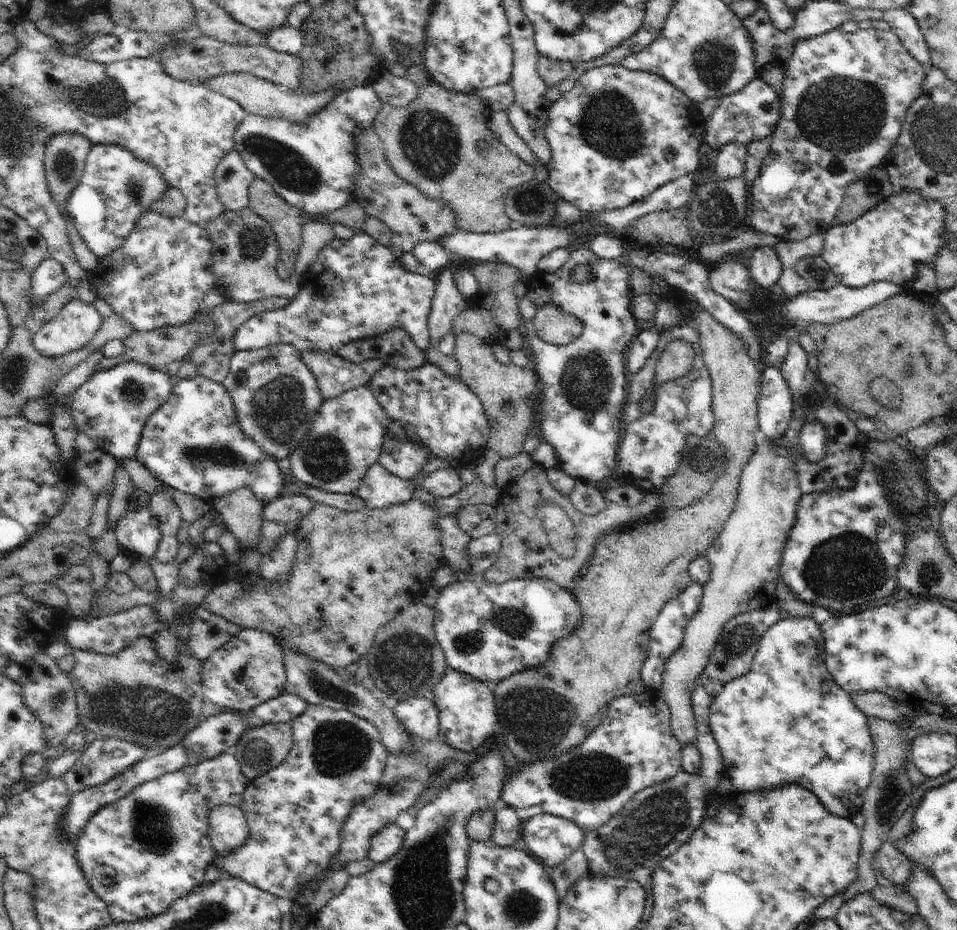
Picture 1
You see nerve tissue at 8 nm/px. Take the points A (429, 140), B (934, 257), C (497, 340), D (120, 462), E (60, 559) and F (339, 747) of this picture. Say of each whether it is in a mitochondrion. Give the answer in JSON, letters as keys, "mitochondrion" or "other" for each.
{"A":"mitochondrion","B":"other","C":"other","D":"other","E":"other","F":"mitochondrion"}

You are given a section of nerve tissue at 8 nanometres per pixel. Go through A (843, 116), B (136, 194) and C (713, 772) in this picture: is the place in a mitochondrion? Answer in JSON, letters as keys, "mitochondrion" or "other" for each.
{"A":"mitochondrion","B":"mitochondrion","C":"other"}

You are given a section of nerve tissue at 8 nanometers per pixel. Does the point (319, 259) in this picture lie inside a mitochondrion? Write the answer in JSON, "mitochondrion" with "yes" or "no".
{"mitochondrion":"no"}

